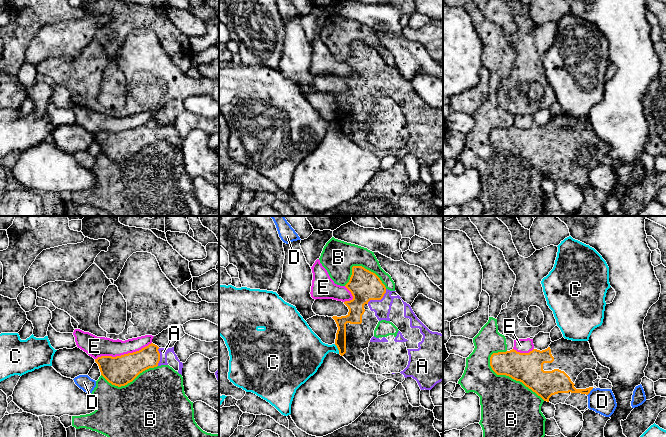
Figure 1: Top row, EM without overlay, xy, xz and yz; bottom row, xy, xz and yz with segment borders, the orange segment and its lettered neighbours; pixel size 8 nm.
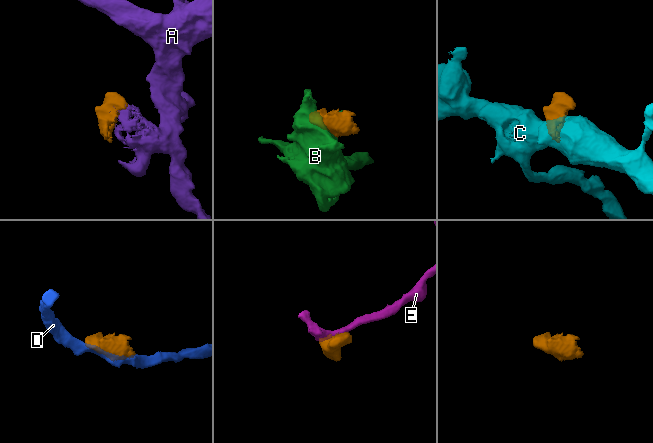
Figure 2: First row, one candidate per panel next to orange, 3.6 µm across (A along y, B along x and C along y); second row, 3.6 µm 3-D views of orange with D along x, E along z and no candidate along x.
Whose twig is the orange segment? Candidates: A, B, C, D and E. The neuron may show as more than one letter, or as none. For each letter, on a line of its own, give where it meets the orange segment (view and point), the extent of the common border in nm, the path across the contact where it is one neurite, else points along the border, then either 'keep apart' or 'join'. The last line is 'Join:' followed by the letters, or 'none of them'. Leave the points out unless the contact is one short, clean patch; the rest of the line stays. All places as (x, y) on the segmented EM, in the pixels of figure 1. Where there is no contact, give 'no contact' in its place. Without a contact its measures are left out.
A: xz (378, 299) | 200 nm | join
B: yz (511, 377) | 550 nm | keep apart
C: xz (338, 349) | 90 nm | along xz (334, 344), (339, 353) | keep apart
D: yz (589, 392) | 80 nm | along yz (593, 388), (587, 395) | keep apart
E: xy (124, 354) | 480 nm | along xy (151, 342), (132, 352), (115, 356), (98, 356), (95, 359) | keep apart
Join: A

